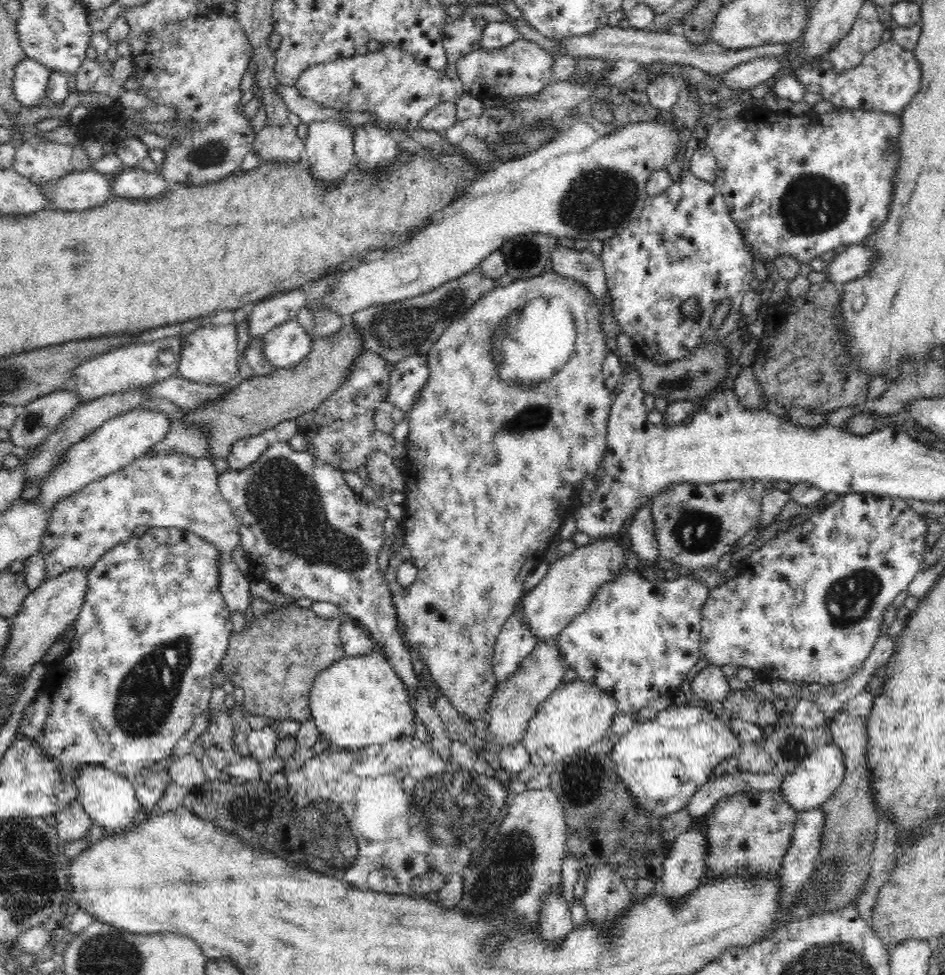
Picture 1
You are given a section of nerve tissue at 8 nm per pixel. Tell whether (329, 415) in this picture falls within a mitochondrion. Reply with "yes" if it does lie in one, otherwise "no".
no

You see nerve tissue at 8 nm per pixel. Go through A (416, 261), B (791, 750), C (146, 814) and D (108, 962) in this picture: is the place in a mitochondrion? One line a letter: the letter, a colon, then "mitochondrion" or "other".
A: other
B: mitochondrion
C: other
D: mitochondrion

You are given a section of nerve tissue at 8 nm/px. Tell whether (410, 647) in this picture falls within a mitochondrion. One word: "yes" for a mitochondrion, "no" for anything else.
no

